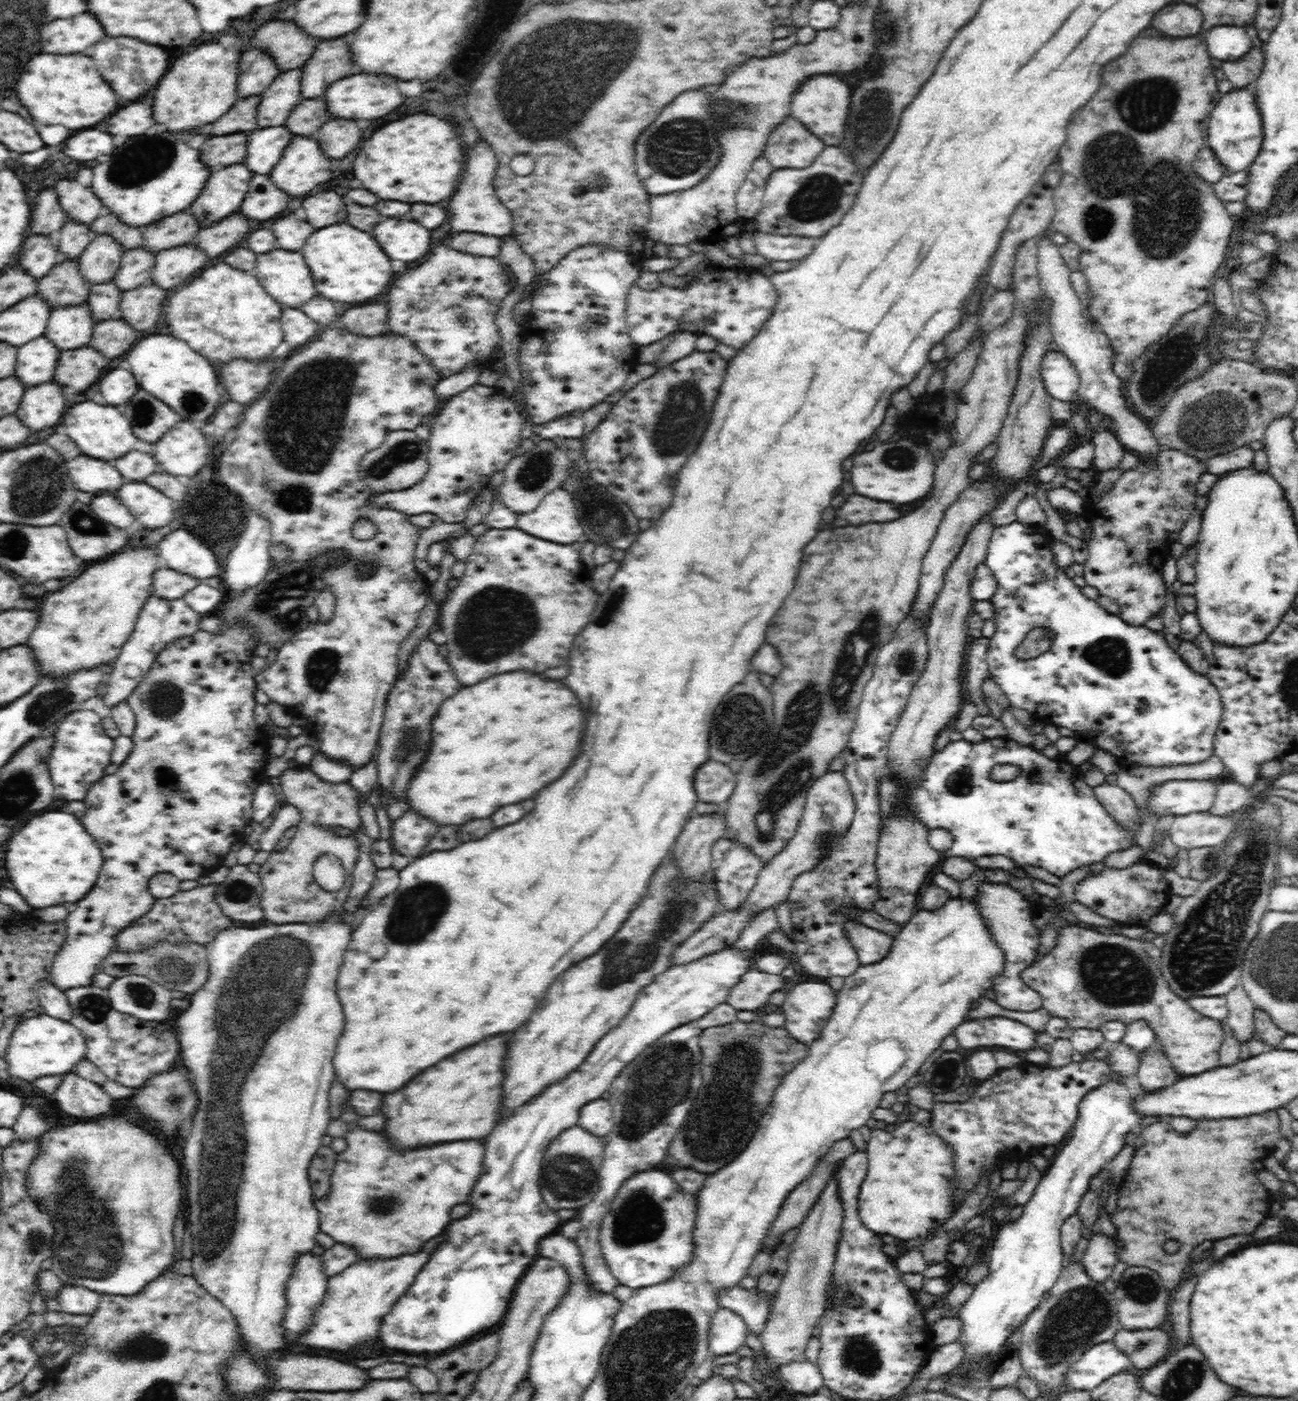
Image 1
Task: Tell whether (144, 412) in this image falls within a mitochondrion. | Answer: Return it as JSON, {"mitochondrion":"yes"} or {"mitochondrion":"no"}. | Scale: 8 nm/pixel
{"mitochondrion":"yes"}

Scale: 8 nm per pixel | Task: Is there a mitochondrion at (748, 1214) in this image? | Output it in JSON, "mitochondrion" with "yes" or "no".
{"mitochondrion":"no"}

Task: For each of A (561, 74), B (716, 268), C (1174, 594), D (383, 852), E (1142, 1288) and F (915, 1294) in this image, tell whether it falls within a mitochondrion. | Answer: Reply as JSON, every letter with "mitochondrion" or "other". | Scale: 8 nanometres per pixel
{"A":"mitochondrion","B":"other","C":"other","D":"other","E":"mitochondrion","F":"other"}

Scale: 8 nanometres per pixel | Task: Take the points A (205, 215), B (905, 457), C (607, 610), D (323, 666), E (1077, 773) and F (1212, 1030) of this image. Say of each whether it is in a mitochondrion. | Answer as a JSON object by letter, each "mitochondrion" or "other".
{"A":"mitochondrion","B":"mitochondrion","C":"mitochondrion","D":"mitochondrion","E":"other","F":"other"}

